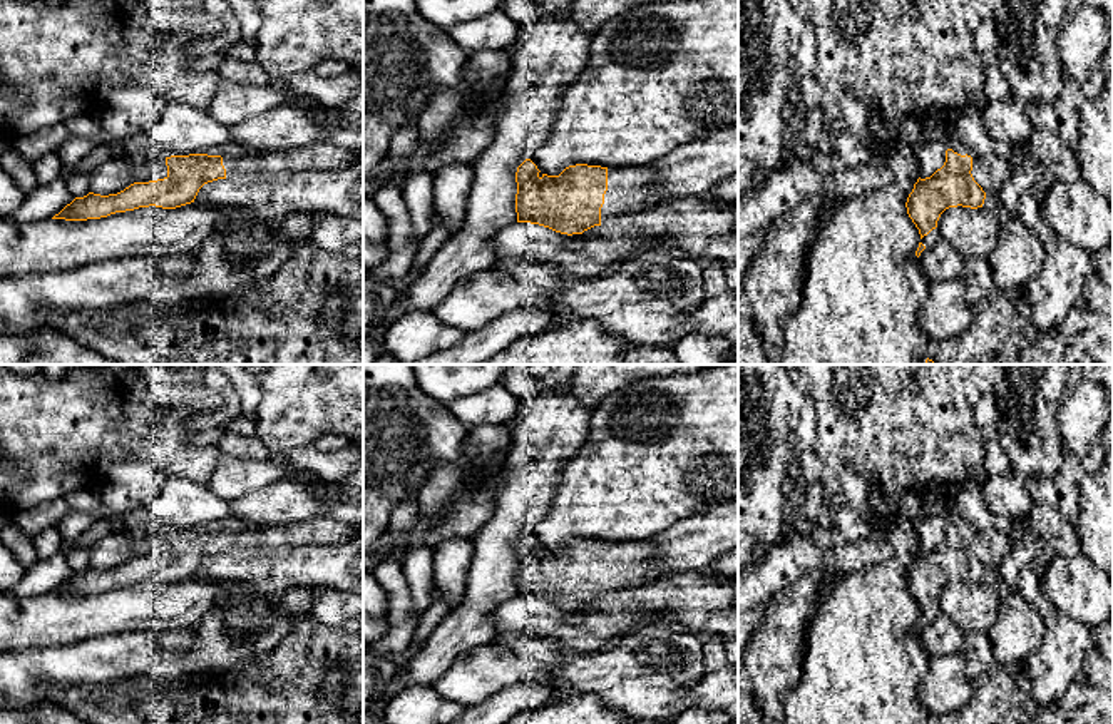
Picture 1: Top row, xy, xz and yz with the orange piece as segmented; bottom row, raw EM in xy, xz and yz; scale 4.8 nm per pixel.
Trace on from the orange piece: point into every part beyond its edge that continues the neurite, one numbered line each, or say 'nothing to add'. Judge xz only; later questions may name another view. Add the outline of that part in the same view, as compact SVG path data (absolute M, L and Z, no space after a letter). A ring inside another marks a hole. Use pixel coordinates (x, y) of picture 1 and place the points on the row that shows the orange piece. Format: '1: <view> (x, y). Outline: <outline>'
1: xz (630, 191). Outline: M653 166L608 169L608 191L601 207L601 226L609 231L619 229L633 216L671 202L654 194L654 174Z

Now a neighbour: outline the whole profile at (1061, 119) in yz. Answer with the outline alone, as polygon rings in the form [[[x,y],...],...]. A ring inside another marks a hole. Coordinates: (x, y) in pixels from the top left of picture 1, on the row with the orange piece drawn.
[[[1064,79],[1056,102],[1024,105],[1033,129],[1049,130],[1071,149],[1078,145],[1081,85]]]

